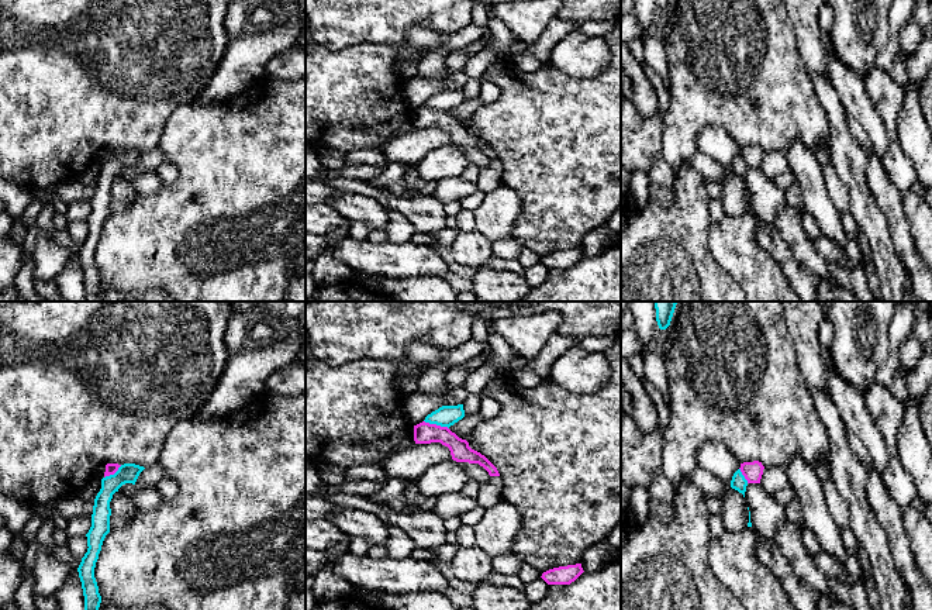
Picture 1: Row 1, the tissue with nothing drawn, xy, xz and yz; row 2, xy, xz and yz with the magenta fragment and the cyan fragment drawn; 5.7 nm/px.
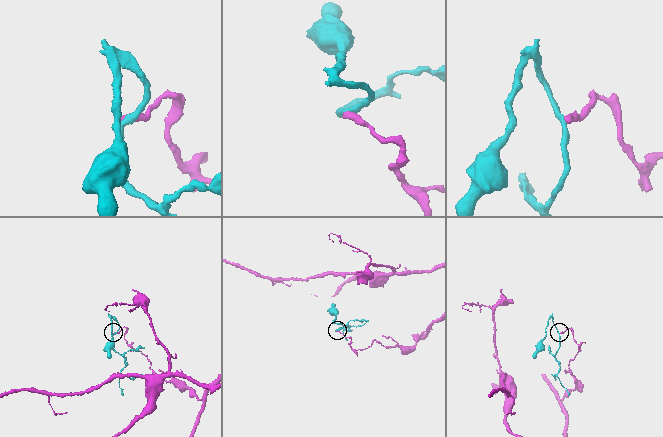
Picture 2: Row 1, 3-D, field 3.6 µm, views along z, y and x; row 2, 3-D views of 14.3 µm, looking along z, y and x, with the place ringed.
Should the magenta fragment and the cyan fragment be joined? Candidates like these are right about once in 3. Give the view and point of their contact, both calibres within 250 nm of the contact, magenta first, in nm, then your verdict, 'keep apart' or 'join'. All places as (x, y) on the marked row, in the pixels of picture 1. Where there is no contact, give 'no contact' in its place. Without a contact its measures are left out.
contact xz (435, 424); calibres 130 and 120 nm; keep apart

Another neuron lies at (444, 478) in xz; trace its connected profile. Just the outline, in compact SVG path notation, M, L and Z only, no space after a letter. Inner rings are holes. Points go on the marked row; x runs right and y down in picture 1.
M453 459L429 466L417 479L417 487L425 499L462 492L470 478Z

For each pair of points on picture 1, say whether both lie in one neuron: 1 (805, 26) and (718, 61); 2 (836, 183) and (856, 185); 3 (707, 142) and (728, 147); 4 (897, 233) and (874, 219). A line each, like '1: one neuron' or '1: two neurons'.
1: two neurons
2: two neurons
3: one neuron
4: two neurons

